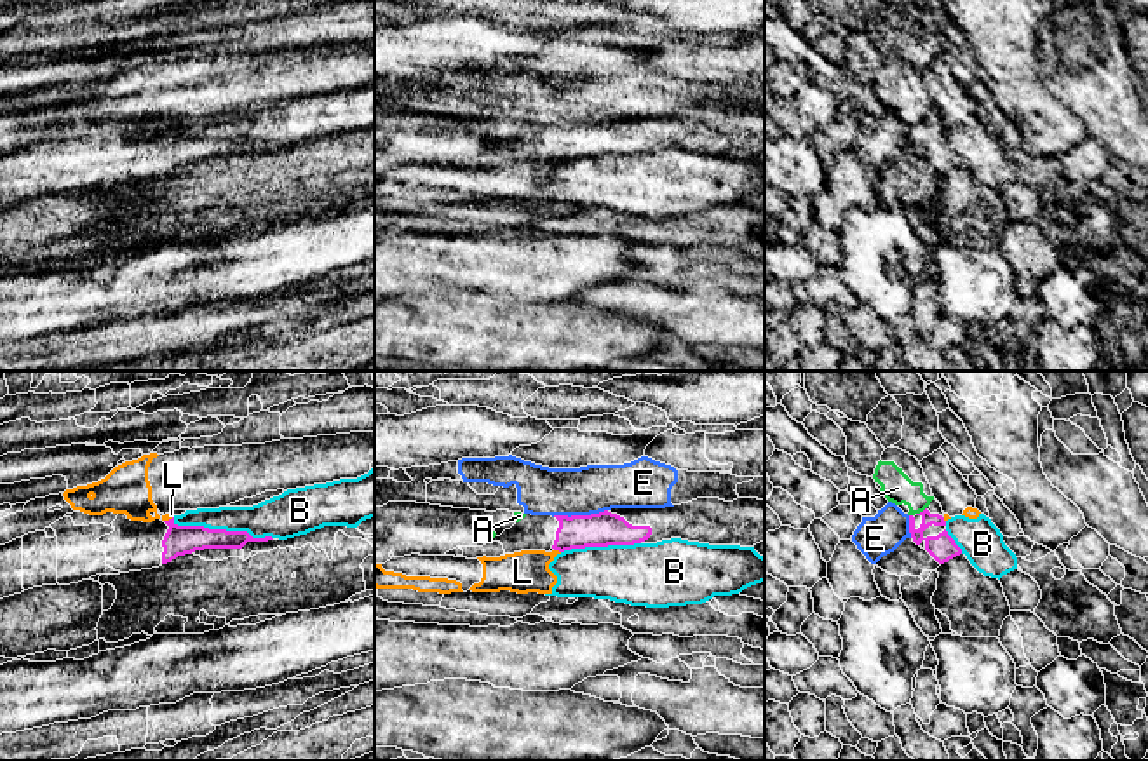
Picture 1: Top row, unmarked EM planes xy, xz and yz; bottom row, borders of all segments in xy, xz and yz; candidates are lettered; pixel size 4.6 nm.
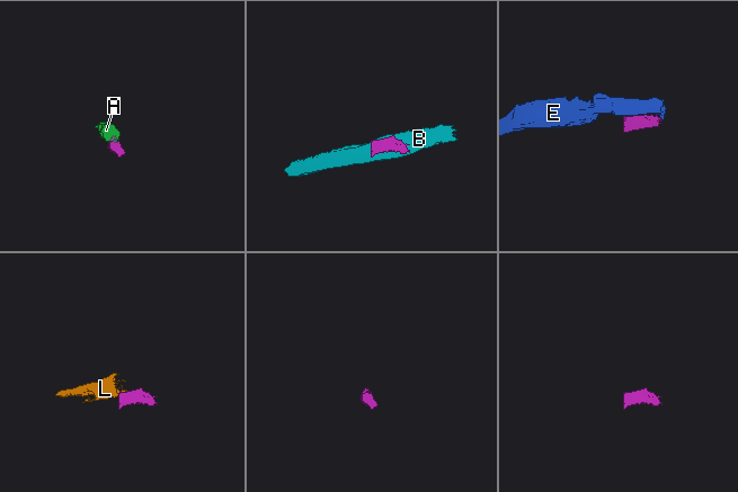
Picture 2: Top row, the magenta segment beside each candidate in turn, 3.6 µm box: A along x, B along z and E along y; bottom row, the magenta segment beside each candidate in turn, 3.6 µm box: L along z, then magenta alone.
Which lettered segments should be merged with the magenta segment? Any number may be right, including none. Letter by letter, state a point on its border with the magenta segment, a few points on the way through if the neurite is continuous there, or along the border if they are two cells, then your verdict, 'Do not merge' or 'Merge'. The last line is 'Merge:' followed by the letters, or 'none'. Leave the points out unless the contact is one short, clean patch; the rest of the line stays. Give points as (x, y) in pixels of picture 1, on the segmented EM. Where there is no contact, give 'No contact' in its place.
A: Touches magenta at yz (920, 512). Boundary: yz (925, 507), (917, 514). Do not merge
B: Touches magenta at xy (222, 530). Boundary: xy (173, 518), (178, 525), (246, 530), (253, 537), (272, 538). Do not merge
E: Touches magenta at xz (579, 516). Boundary: xz (607, 509), (596, 514), (553, 516). Do not merge
L: Touches magenta at xz (558, 549). Boundary: xz (554, 549), (560, 552). Do not merge
Merge: none

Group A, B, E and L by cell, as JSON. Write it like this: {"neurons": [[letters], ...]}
{"neurons": [["A"], ["B"], ["E"], ["L"]]}

